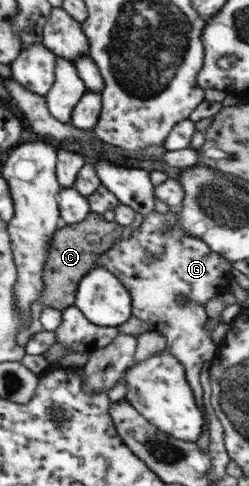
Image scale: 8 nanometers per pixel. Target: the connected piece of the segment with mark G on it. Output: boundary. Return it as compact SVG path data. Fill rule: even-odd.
M178 206L169 208L166 213L158 213L150 211L143 219L140 225L131 232L129 239L117 239L115 245L111 249L98 256L98 263L101 263L107 271L111 272L127 290L130 295L130 312L133 317L148 323L157 333L161 333L165 338L166 348L168 352L179 360L183 366L185 380L187 386L193 394L195 405L203 414L203 421L207 421L207 416L203 411L205 407L202 405L202 387L198 376L204 361L212 359L216 353L217 345L211 341L211 330L205 329L203 325L207 321L205 313L206 301L217 295L219 287L227 287L230 285L231 262L211 251L201 239L192 238L191 235L185 235L178 226ZM164 221L171 226L171 229L165 229ZM183 295L190 299L187 304L177 304L175 297Z

